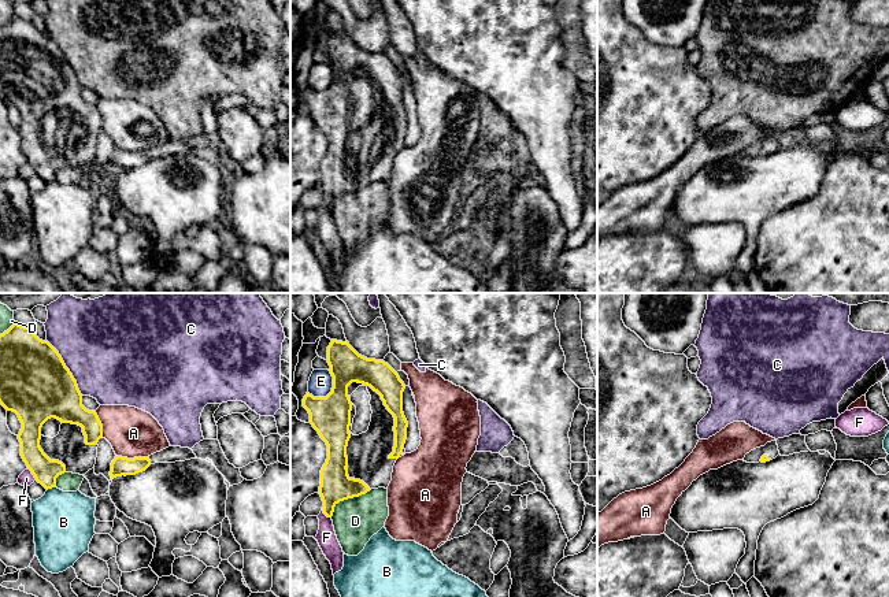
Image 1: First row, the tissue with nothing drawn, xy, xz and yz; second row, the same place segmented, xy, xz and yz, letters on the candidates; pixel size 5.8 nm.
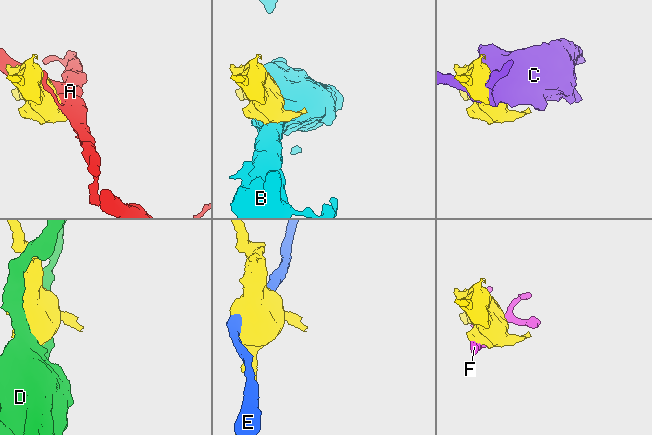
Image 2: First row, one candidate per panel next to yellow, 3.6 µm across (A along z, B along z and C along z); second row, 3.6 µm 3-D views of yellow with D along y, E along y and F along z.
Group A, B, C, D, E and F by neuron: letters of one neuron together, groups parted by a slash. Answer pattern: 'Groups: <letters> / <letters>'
Groups: A / B / C / D / E / F

